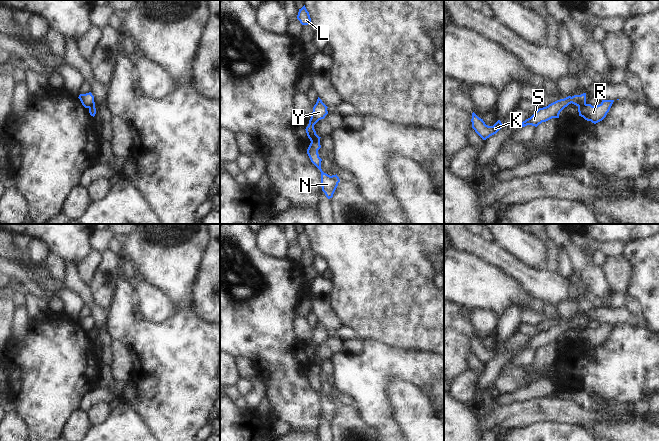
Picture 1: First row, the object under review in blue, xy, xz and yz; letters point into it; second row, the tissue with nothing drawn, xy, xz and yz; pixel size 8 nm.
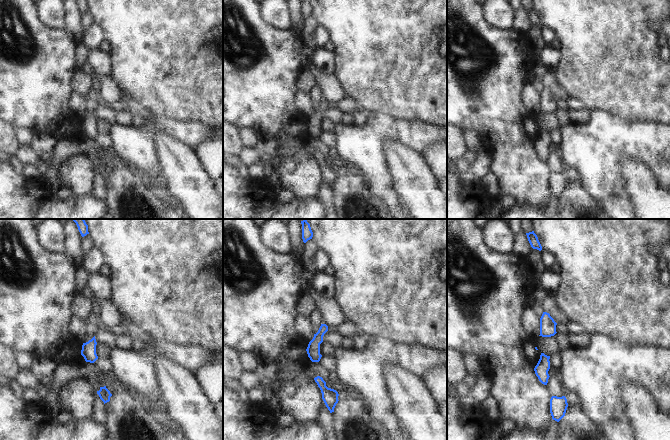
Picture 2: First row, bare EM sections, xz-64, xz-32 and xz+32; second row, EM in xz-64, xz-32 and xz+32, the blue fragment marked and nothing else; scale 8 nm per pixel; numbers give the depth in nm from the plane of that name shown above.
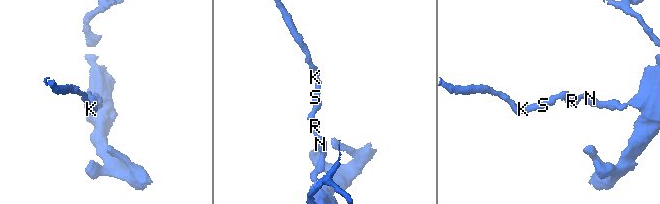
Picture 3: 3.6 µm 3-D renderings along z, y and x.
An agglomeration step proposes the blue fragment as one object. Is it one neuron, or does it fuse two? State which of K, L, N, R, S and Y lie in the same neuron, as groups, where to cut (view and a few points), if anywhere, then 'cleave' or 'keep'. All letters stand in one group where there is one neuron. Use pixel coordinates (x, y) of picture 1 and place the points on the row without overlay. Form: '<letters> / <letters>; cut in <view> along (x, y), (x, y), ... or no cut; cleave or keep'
K L S Y / N R; cut in yz along (585, 327), (578, 331); cleave

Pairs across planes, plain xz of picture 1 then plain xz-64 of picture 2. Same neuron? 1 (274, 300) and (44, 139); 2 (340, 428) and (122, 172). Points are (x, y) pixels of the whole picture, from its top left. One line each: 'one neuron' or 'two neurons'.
1: two neurons
2: one neuron

